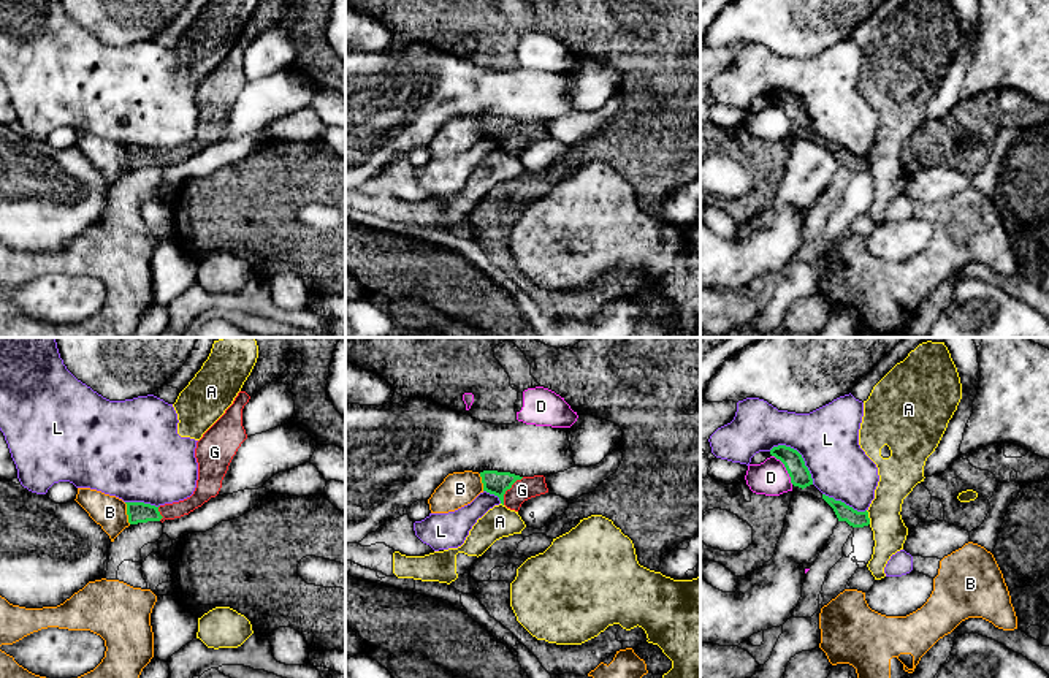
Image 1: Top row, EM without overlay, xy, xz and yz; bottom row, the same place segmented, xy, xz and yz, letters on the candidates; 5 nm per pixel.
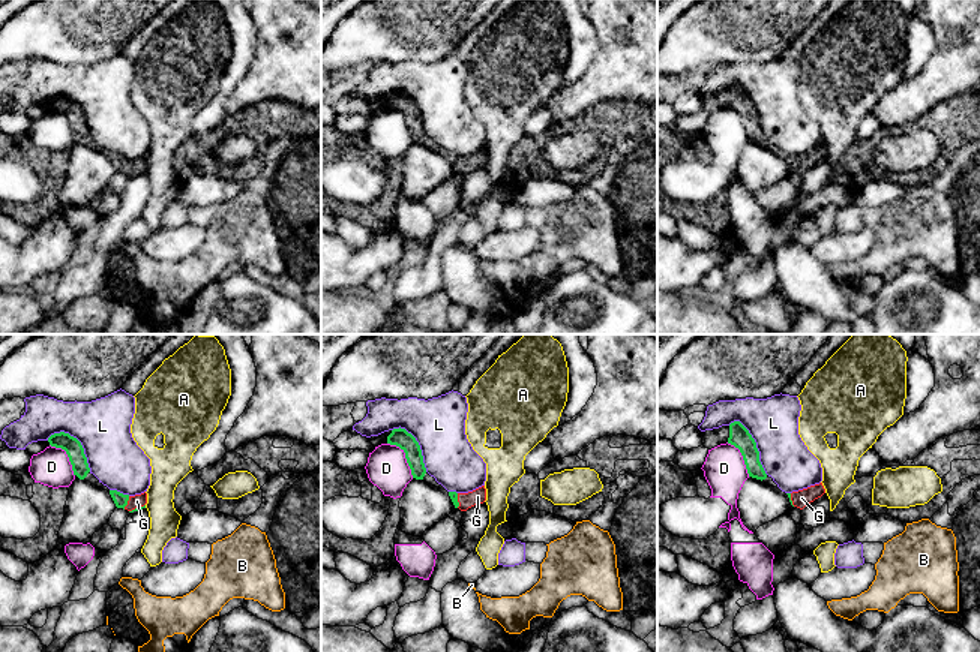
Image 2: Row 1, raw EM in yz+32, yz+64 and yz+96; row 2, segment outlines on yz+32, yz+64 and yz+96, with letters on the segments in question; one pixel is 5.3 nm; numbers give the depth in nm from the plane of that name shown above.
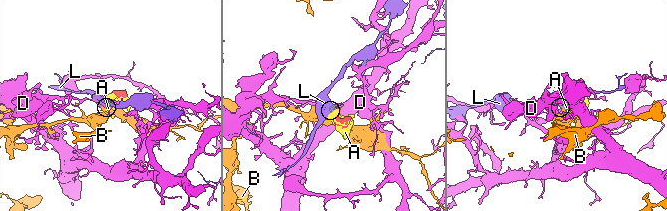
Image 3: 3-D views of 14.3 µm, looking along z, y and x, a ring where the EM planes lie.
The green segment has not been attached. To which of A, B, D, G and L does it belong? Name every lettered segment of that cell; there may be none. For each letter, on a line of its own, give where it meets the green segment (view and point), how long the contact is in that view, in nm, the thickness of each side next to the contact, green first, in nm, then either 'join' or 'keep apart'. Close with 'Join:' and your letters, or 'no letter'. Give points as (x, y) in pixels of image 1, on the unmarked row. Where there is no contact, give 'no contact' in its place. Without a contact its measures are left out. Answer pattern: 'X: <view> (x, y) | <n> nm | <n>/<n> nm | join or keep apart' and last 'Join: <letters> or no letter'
A: yz (867, 162) | 80 nm | 90/190 nm | keep apart
B: xy (127, 159) | 120 nm | 110/170 nm | keep apart
D: yz (786, 114) | 190 nm | 100/180 nm | keep apart
G: xz (507, 133) | 180 nm | 120/110 nm | join
L: yz (799, 99) | 280 nm | 100/320 nm | keep apart
Join: G

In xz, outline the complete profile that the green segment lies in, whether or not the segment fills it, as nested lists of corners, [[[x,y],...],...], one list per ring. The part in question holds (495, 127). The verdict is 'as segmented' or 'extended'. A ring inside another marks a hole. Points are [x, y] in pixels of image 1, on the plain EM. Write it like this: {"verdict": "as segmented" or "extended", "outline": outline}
{"verdict": "extended", "outline": [[[480,117],[483,136],[499,143],[501,149],[518,157],[521,149],[531,143],[548,138],[545,122],[520,122],[510,117]]]}

